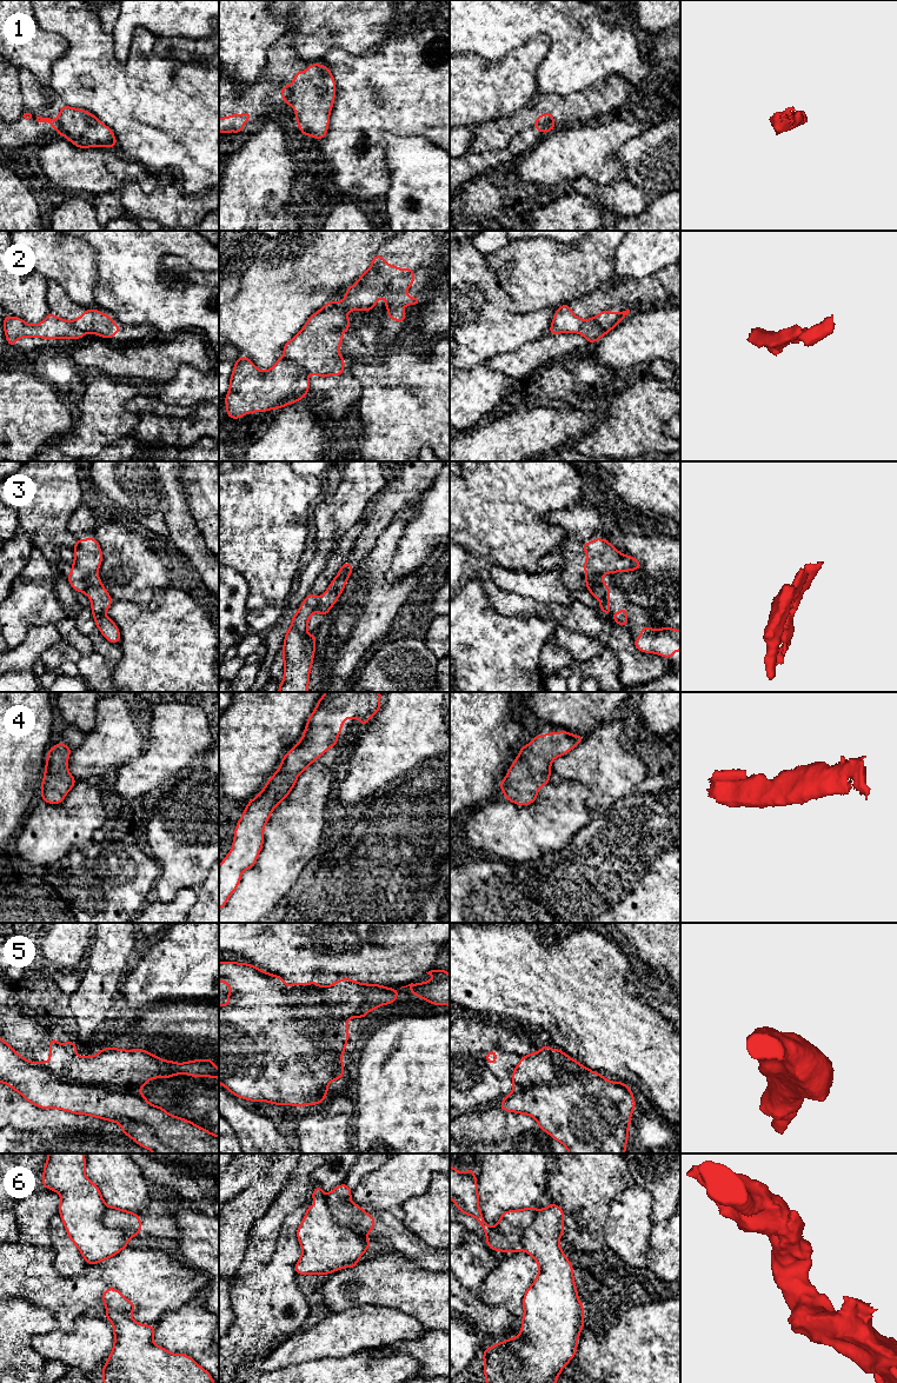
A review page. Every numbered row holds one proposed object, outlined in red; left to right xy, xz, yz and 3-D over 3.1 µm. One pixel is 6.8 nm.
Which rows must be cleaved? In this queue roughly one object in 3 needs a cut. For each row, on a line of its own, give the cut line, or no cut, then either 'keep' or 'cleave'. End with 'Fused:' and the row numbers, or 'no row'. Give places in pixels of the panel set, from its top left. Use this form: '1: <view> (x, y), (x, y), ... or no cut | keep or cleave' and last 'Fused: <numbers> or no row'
1: xz (290, 85), (286, 102) | cleave
2: xz (284, 357), (305, 370) | cleave
3: xy (97, 571), (93, 571), (87, 577), (84, 592) | cleave
4: no cut | keep
5: xy (100, 1051), (100, 1072), (97, 1078), (103, 1084), (134, 1089) | cleave
6: xz (324, 1195), (332, 1219), (337, 1224), (365, 1237) | cleave
Fused: 1, 2, 3, 5, 6

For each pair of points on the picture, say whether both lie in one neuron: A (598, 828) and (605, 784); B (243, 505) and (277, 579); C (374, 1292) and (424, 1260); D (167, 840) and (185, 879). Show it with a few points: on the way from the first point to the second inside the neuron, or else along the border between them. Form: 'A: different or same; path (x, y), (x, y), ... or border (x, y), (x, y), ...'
A: different; border (623, 797), (599, 813)
B: same; path (256, 524), (261, 533), (268, 560)
C: different; border (392, 1251), (403, 1254), (419, 1267), (437, 1270)
D: same; path (177, 850), (184, 857), (185, 870)

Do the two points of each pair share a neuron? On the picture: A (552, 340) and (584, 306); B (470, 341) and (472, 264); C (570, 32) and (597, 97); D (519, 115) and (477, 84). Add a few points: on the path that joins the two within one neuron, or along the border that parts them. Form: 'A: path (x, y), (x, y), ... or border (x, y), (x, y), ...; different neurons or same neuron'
A: border (578, 332), (547, 334); different neurons
B: path (470, 323), (467, 283); same neuron
C: border (618, 75), (608, 75), (599, 79), (583, 91); different neurons
D: border (530, 99), (509, 115), (496, 120); different neurons

